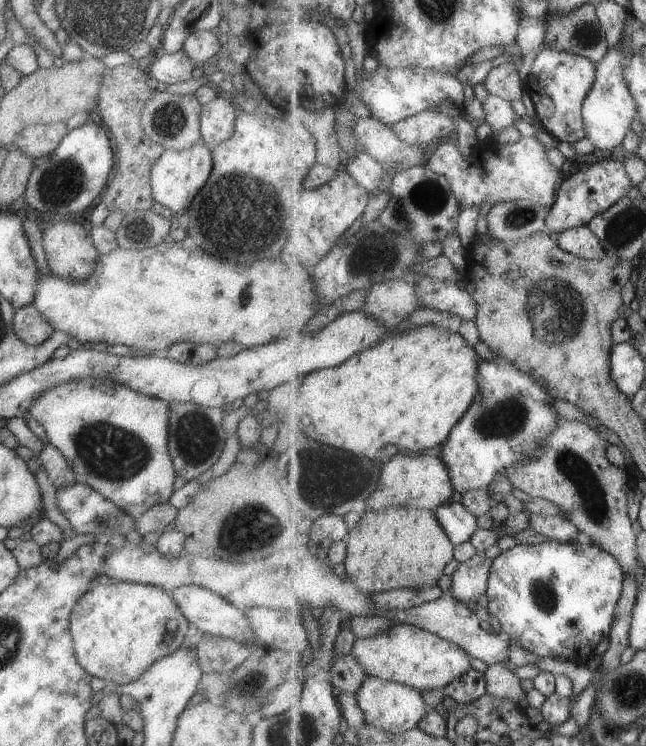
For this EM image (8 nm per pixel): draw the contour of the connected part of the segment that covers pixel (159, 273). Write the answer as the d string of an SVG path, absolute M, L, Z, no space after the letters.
M162 242L157 246L141 250L119 247L116 250L112 250L112 252L106 252L106 254L100 253L96 264L94 264L94 272L86 280L66 280L66 278L56 276L52 272L46 272L46 274L39 272L36 284L38 286L36 286L36 292L34 292L32 306L48 320L48 324L55 331L66 332L66 334L70 334L71 338L76 338L82 344L90 342L97 346L101 342L124 351L131 348L151 351L162 350L178 342L207 343L218 348L223 343L233 341L239 343L242 347L253 348L254 346L261 346L293 333L300 335L303 331L314 326L318 319L318 294L314 288L313 272L306 268L306 266L290 266L290 264L284 264L281 258L276 260L260 260L260 262L254 262L252 266L240 266L240 264L230 264L228 260L222 260L222 258L216 260L208 252L202 252L202 248L195 246L190 248L183 242Z

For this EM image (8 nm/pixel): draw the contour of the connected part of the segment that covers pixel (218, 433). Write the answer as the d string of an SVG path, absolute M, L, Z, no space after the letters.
M173 402L169 406L168 451L174 471L177 476L192 481L217 462L224 450L228 433L222 428L223 409L204 408L192 402Z

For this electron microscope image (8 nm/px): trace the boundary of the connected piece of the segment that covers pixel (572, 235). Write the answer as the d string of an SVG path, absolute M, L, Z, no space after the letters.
M589 225L570 228L570 231L562 232L557 237L561 248L575 256L591 260L607 256L605 245Z

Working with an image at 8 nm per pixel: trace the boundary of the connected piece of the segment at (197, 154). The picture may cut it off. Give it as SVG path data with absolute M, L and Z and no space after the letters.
M204 142L183 150L165 149L158 156L158 160L154 160L154 166L150 168L152 198L156 203L172 210L174 214L184 214L186 208L190 208L188 204L194 200L194 196L200 192L200 188L210 178L212 164L211 148Z

